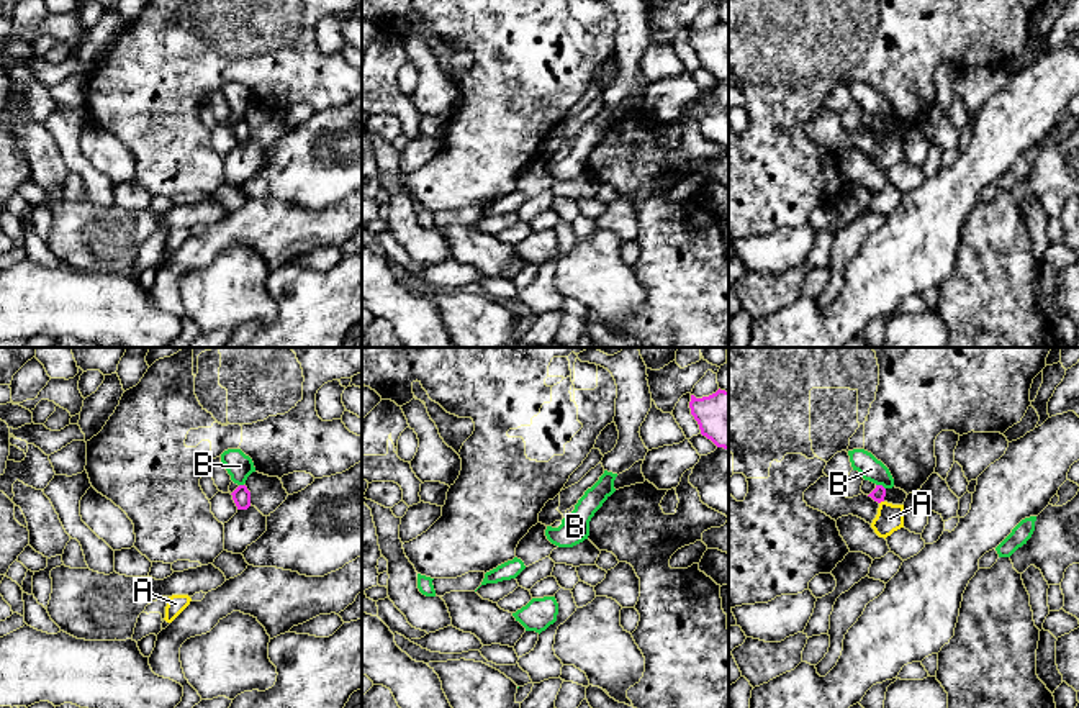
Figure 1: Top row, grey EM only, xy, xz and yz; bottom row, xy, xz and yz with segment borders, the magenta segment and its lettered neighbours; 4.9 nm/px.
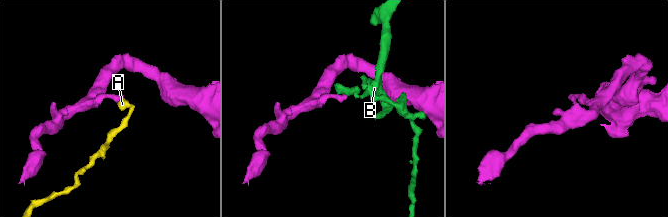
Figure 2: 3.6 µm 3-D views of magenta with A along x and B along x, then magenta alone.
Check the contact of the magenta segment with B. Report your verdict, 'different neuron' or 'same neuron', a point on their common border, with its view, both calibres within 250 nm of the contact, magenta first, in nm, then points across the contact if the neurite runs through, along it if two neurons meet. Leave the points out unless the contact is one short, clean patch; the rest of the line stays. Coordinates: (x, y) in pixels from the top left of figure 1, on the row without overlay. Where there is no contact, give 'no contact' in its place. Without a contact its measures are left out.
different neuron | yz (881, 118) | 70/120 nm | along yz (876, 117), (884, 122)

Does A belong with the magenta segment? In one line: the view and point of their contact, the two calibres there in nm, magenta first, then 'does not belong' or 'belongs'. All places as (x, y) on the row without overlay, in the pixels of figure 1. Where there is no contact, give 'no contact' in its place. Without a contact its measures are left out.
contact yz (881, 133); calibres 70 and 140 nm; does not belong

